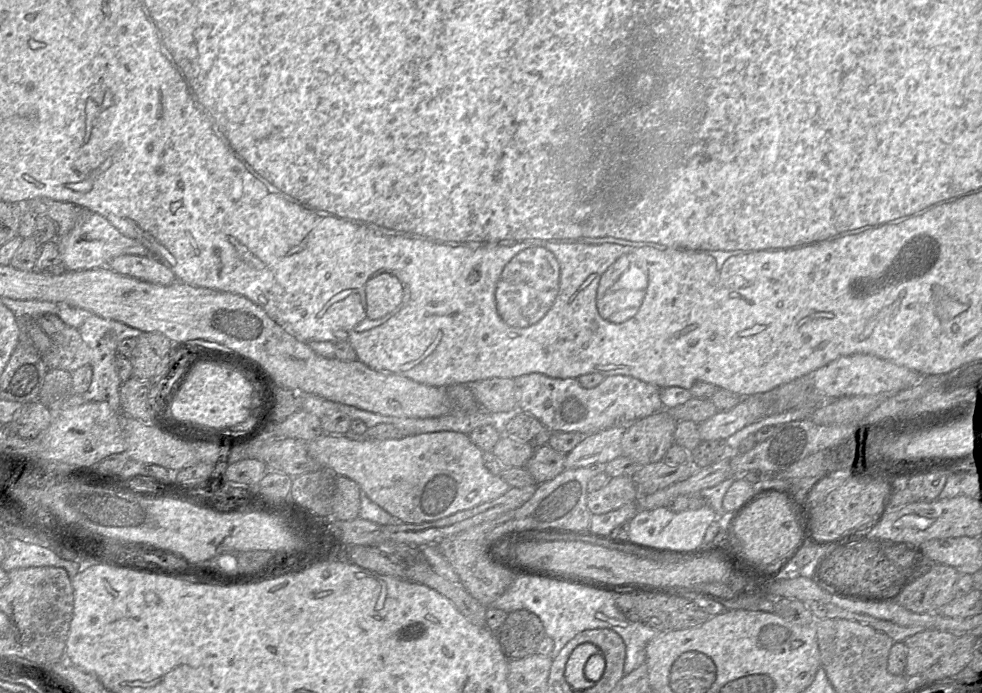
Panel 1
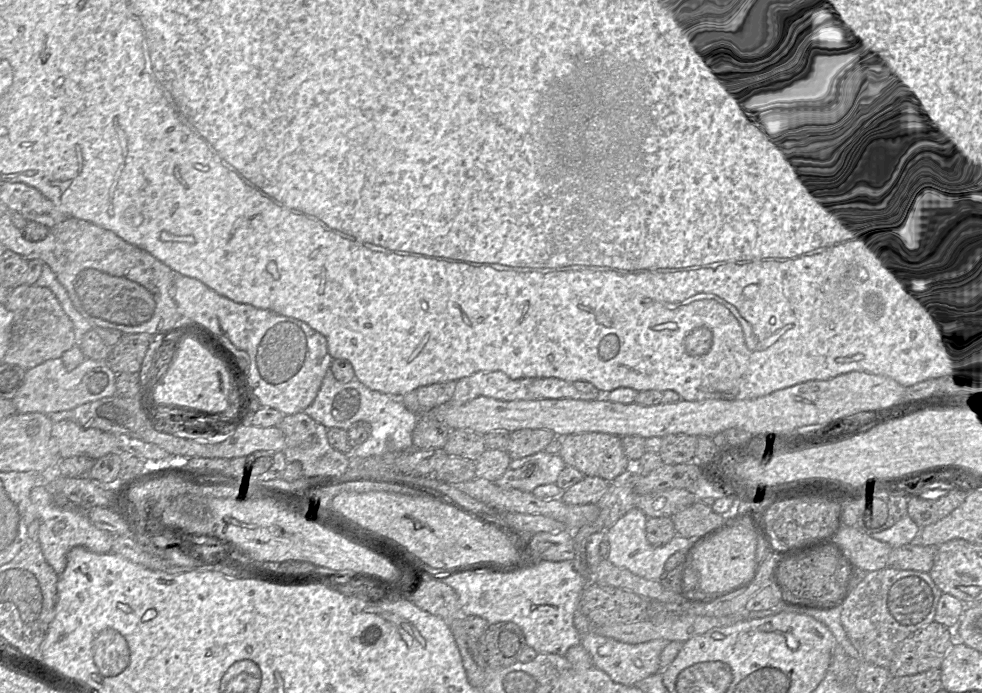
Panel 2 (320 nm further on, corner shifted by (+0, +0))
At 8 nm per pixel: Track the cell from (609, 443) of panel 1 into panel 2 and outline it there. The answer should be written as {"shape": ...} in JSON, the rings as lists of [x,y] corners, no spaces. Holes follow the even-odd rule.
{"shape":[[[543,450],[513,459],[505,473],[495,483],[505,489],[533,492],[540,485],[556,483],[566,466],[559,453],[551,454]]]}

